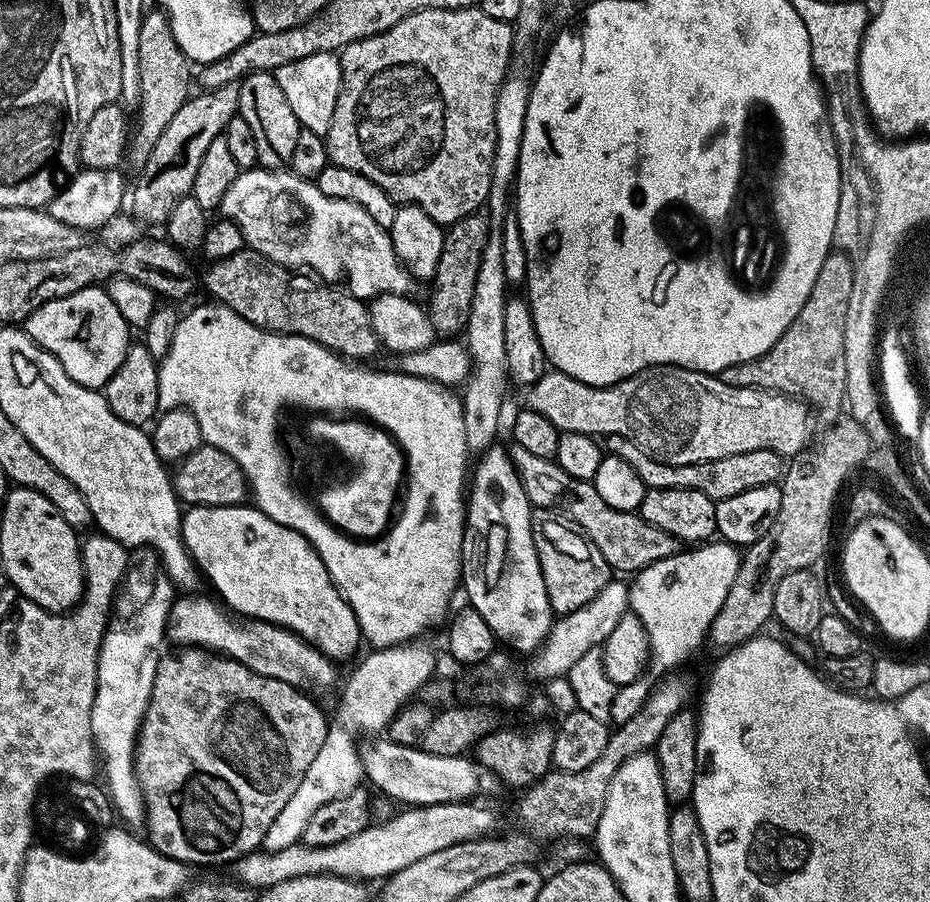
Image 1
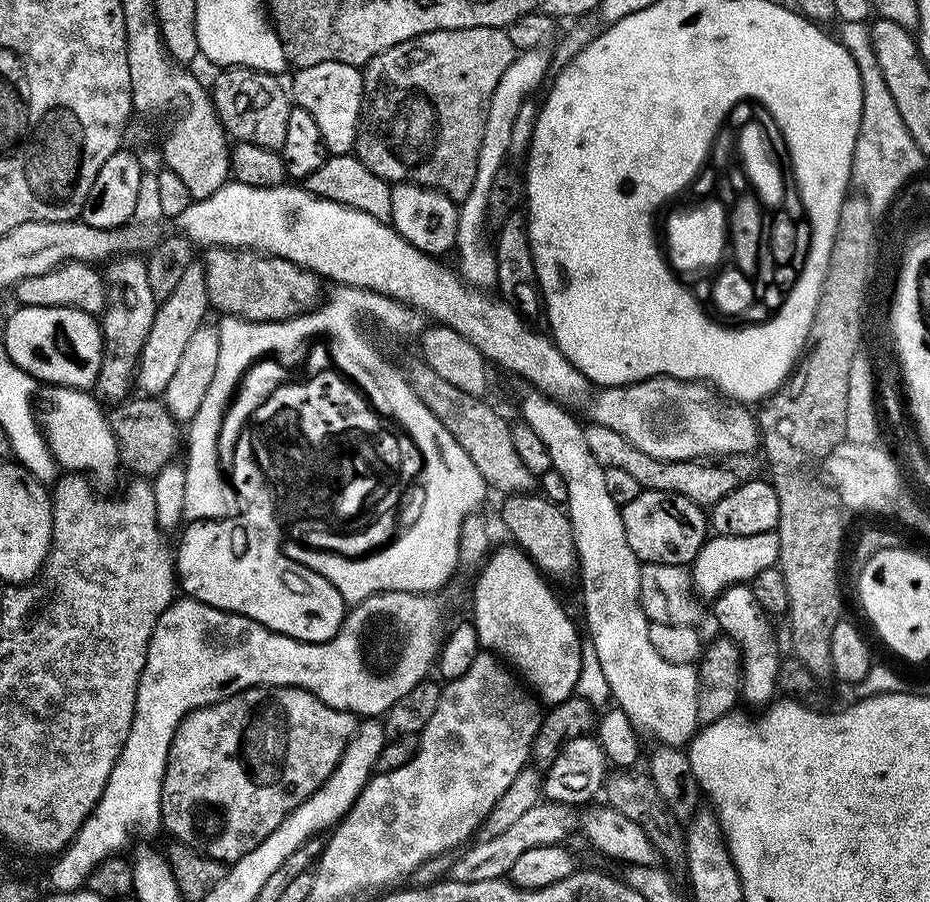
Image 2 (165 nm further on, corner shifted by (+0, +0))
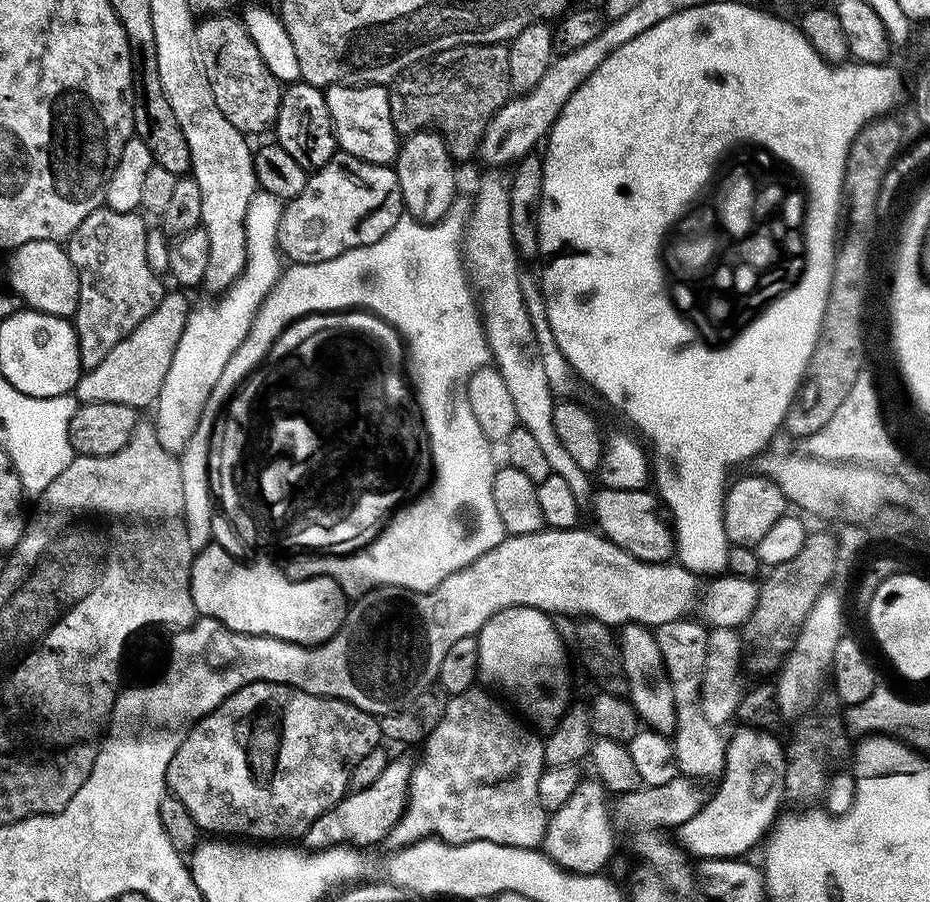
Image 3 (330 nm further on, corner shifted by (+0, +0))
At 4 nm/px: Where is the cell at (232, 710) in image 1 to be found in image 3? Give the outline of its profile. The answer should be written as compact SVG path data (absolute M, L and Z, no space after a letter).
M259 680L253 684L242 686L234 694L230 694L210 714L193 724L192 729L186 734L182 746L170 758L170 766L164 775L164 783L167 791L190 810L190 818L199 826L201 833L211 834L220 838L251 838L256 842L284 842L287 836L303 837L304 832L316 819L326 810L330 810L349 791L350 770L358 766L361 758L366 758L370 750L381 747L382 737L380 735L380 721L373 713L362 710L345 700L337 700L334 696L315 696L306 690L298 690L294 686L275 684Z

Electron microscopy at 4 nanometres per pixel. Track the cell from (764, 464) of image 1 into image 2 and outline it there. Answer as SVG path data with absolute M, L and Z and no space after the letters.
M589 423L585 427L587 445L590 451L604 469L624 470L631 477L636 478L641 489L653 488L654 490L666 490L674 494L682 494L682 498L690 498L690 502L700 505L708 510L717 504L726 494L736 489L738 476L728 466L718 468L712 462L701 462L698 460L655 460L650 454L642 454L622 434L610 430L610 426Z

